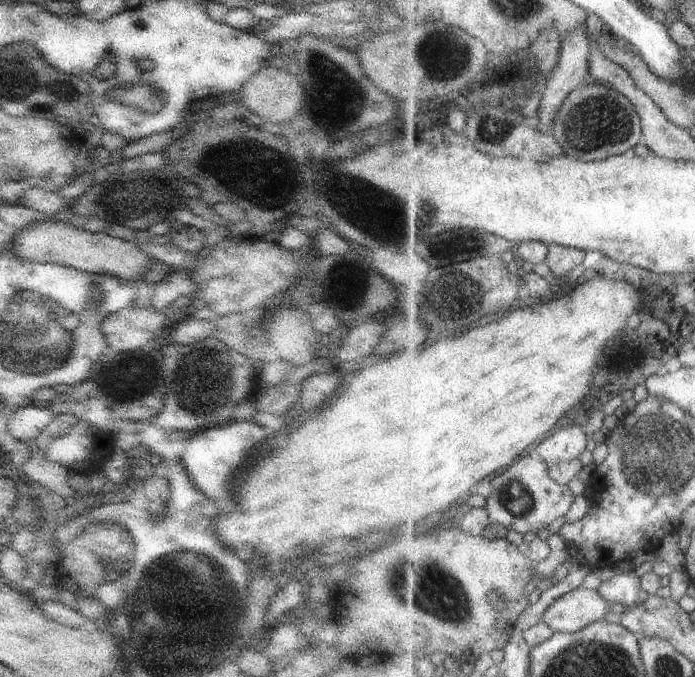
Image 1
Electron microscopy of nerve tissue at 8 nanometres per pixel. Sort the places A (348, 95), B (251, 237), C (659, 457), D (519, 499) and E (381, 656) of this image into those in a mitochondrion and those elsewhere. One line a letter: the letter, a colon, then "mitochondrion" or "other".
A: mitochondrion
B: other
C: mitochondrion
D: mitochondrion
E: other

